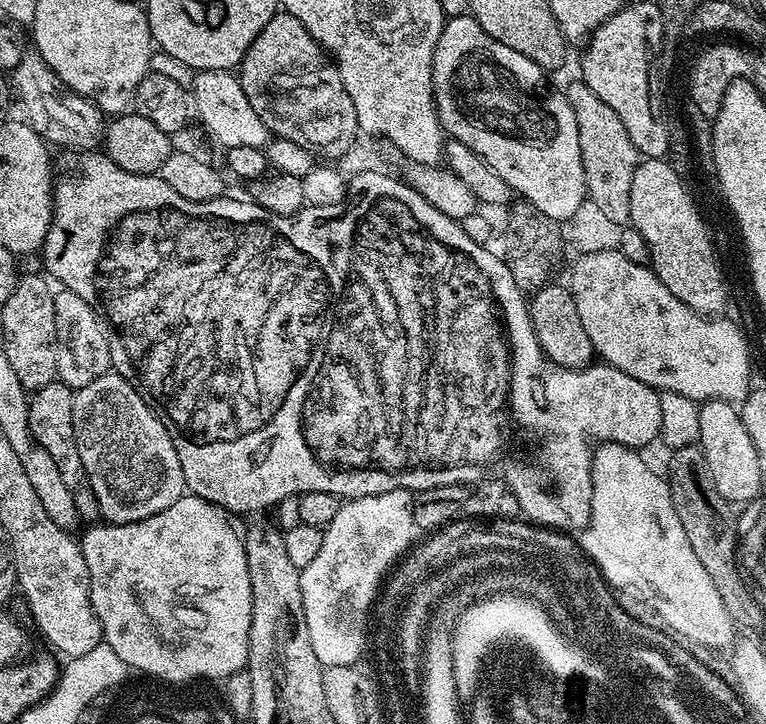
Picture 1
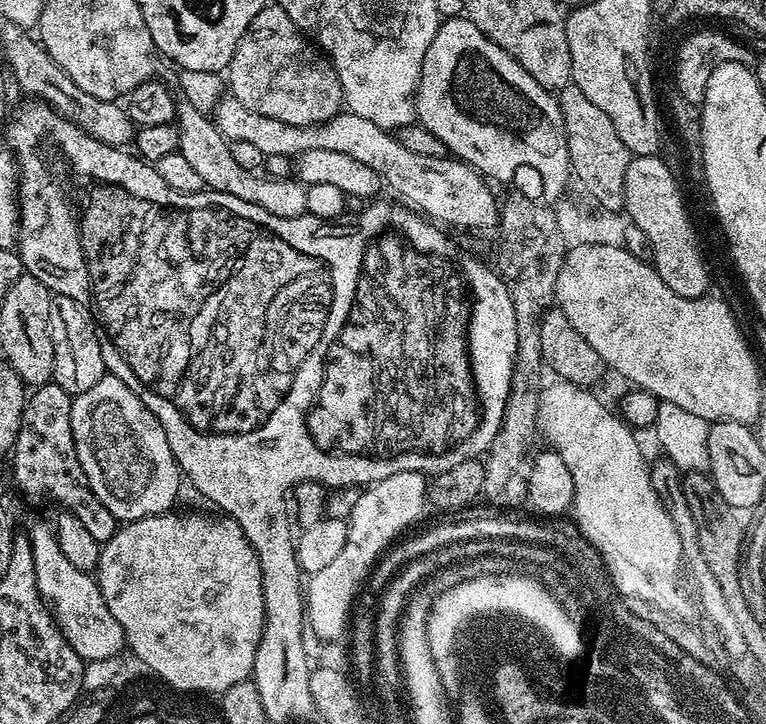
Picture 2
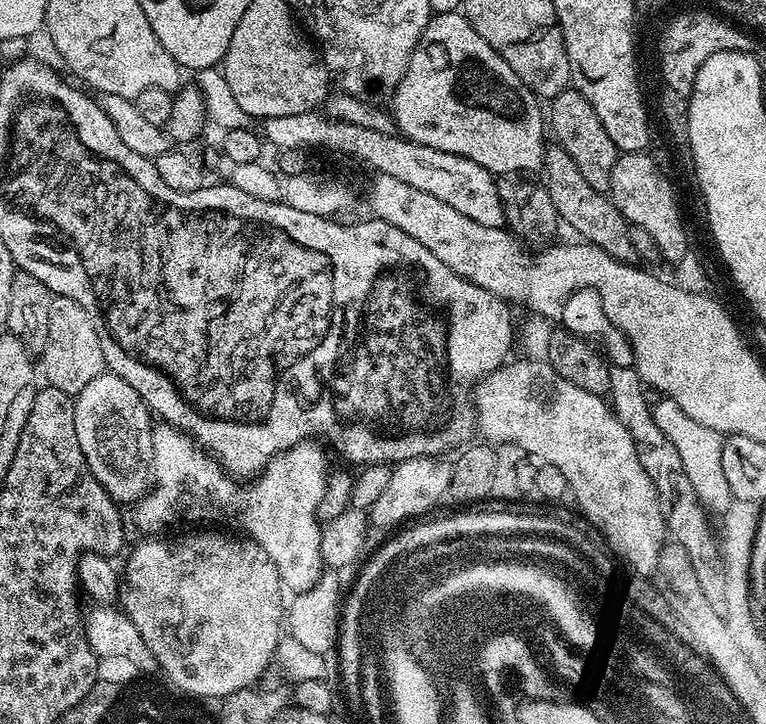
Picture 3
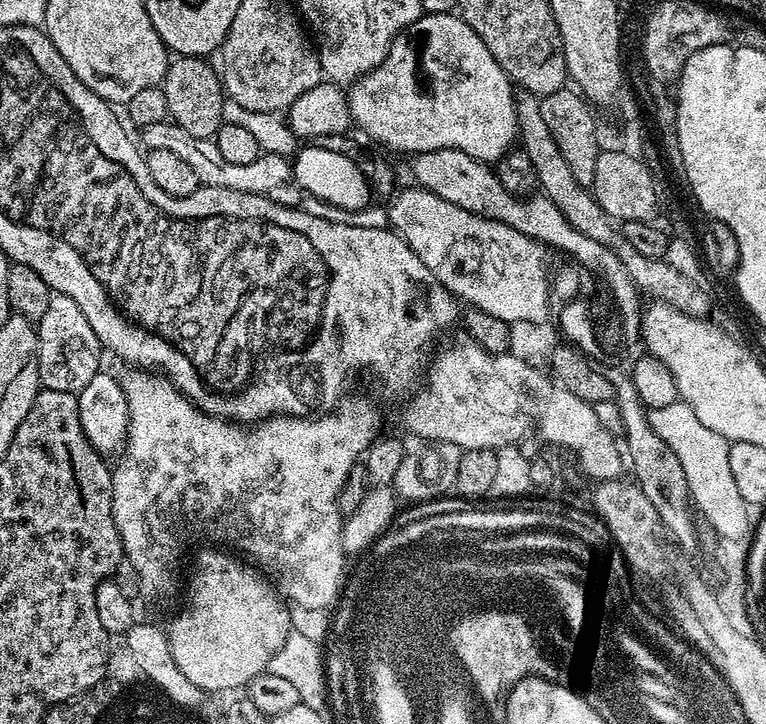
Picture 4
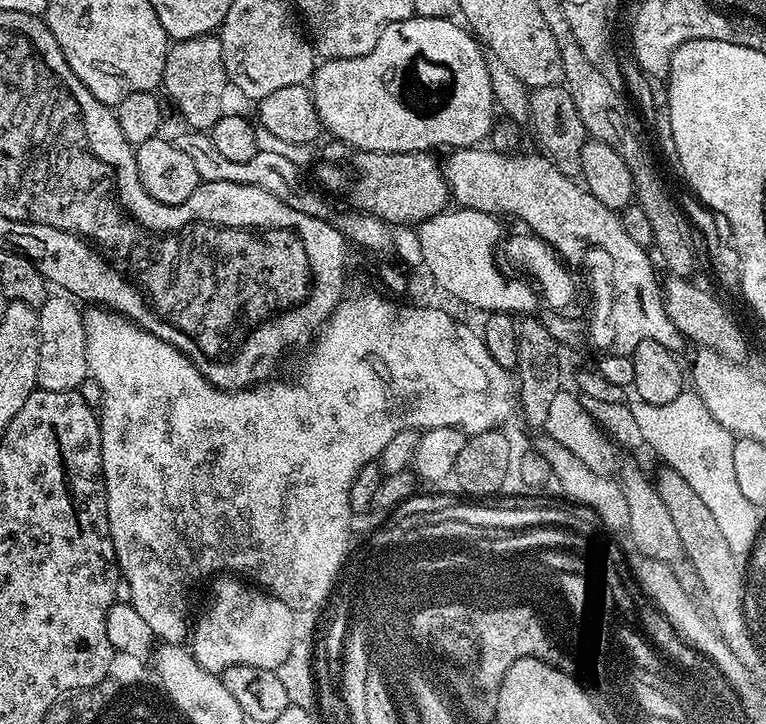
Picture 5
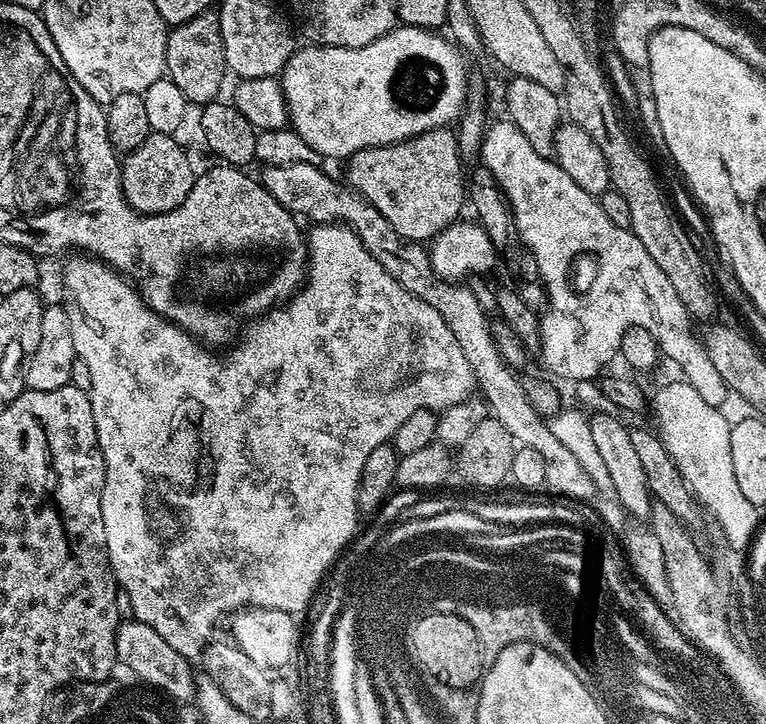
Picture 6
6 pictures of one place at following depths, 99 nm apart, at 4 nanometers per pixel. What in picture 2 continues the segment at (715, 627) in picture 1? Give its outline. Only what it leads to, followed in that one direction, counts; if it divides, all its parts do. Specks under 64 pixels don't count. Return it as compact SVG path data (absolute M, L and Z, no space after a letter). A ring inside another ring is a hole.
M552 383L556 384L545 387L540 394L538 432L552 443L549 445L561 456L562 462L566 462L566 470L570 470L570 478L574 478L570 512L575 525L597 552L617 593L628 592L656 599L661 607L684 609L685 600L677 591L679 565L684 563L682 542L666 506L654 490L650 464L644 461L644 452L636 441L637 433L613 409L612 413L595 396L595 391L579 388L577 384Z

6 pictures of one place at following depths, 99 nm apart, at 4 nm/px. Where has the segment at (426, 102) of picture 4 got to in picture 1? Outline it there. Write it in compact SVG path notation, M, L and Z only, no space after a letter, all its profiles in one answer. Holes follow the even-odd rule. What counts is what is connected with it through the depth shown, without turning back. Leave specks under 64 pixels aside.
M469 14L451 17L445 23L442 34L438 38L438 46L434 46L434 54L432 55L432 93L436 99L436 113L440 119L441 128L451 139L470 146L470 150L474 150L474 154L478 154L478 158L482 158L486 162L486 166L490 166L490 170L494 170L494 174L498 174L498 178L506 181L517 197L523 198L529 204L537 207L547 217L559 222L565 222L582 206L588 191L586 190L586 178L582 170L582 150L578 150L578 122L575 121L574 110L571 109L570 103L567 102L565 93L560 90L555 92L548 85L547 78L549 77L546 72L532 62L530 58L520 54L517 50L510 49L509 46L504 46L501 42L495 41L490 34L486 34L482 30L475 18Z

